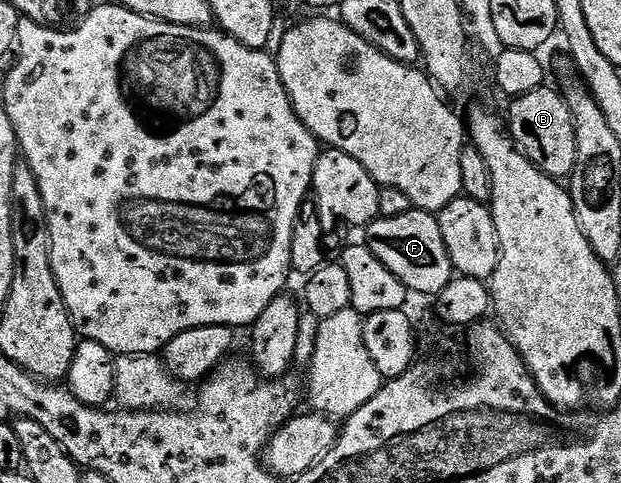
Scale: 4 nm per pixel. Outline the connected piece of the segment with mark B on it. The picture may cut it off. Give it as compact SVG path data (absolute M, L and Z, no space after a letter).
M543 86L532 90L529 94L513 97L510 104L510 120L508 116L508 131L510 139L516 147L544 174L555 178L568 178L574 173L576 166L576 126L572 122L572 110L568 110L568 102L557 87Z

